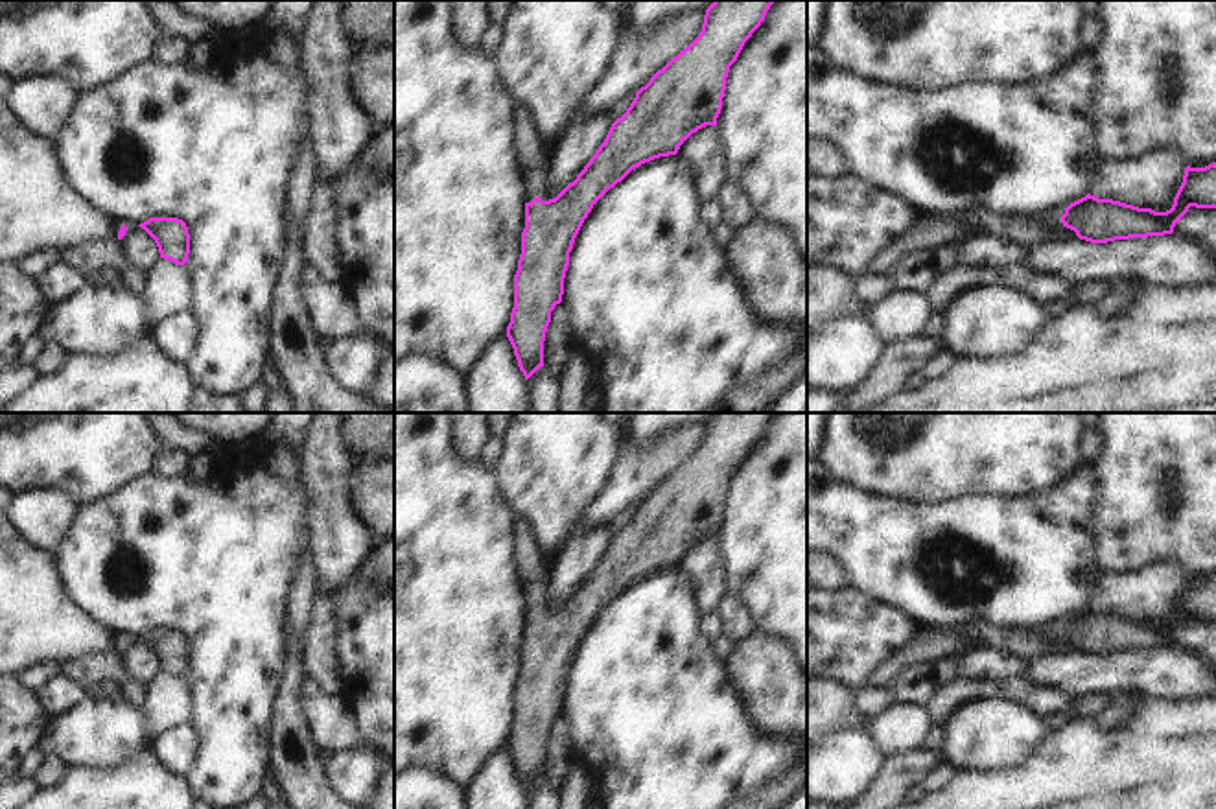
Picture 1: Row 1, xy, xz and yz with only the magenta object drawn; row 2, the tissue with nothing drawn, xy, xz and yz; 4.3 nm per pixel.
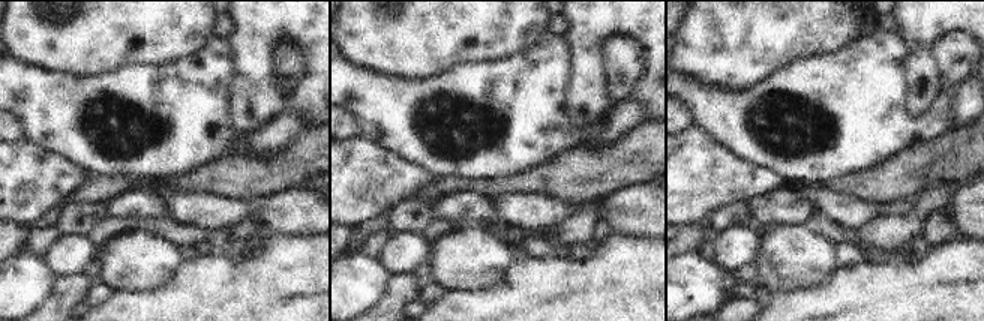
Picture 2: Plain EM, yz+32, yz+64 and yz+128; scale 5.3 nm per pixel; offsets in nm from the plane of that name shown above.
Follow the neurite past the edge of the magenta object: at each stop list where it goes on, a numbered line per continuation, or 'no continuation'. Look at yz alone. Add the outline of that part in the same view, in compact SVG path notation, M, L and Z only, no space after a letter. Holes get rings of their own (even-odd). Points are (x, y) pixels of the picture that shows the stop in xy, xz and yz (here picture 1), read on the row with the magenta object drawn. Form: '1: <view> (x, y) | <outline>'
no continuation

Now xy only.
1: xy (116, 223) | M118 217L112 221L112 238L123 241L136 227L136 223Z

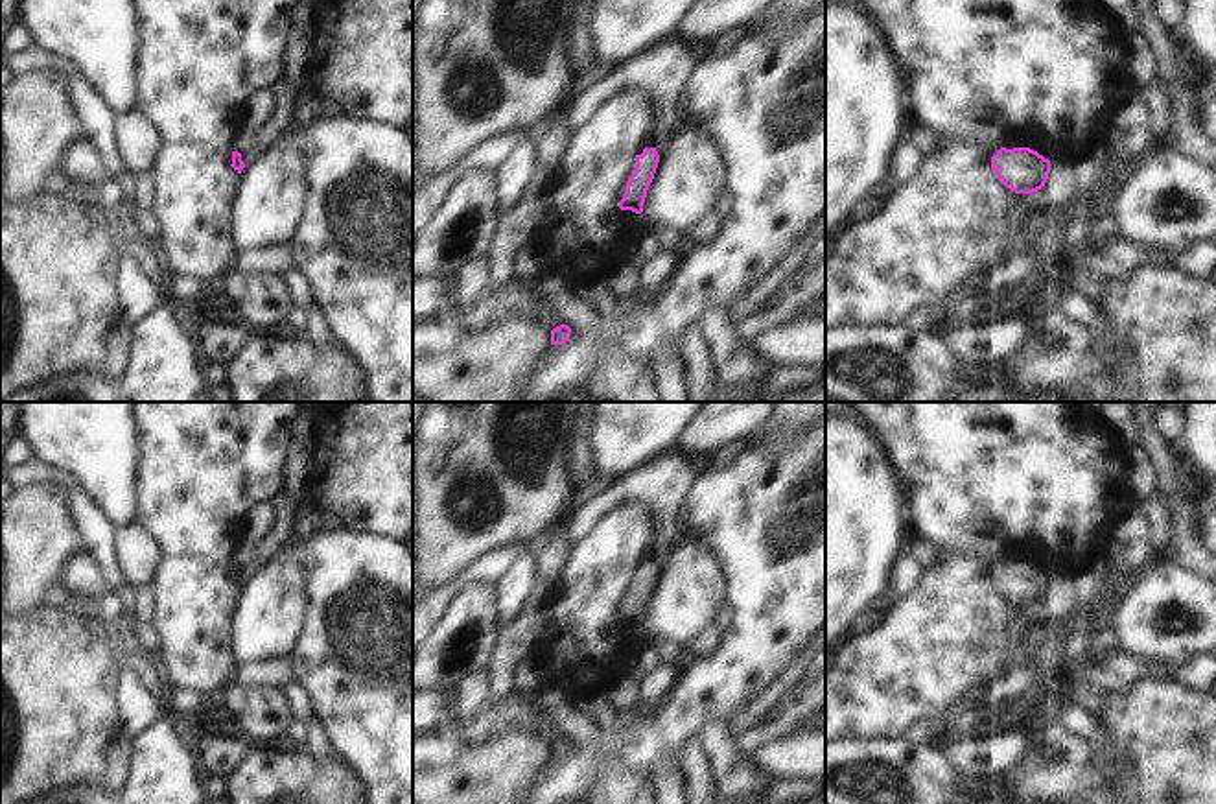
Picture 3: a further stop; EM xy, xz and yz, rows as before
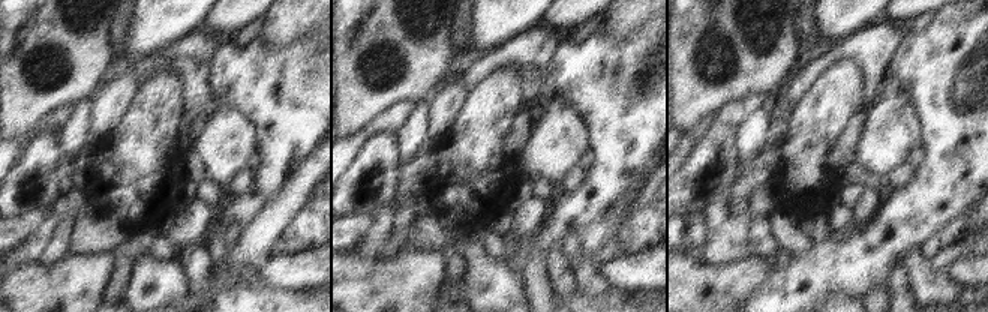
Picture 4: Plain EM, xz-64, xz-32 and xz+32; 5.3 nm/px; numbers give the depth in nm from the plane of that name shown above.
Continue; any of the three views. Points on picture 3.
no continuation

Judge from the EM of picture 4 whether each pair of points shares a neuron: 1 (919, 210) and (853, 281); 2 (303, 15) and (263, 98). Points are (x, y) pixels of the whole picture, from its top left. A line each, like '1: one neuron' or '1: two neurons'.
1: one neuron
2: two neurons

